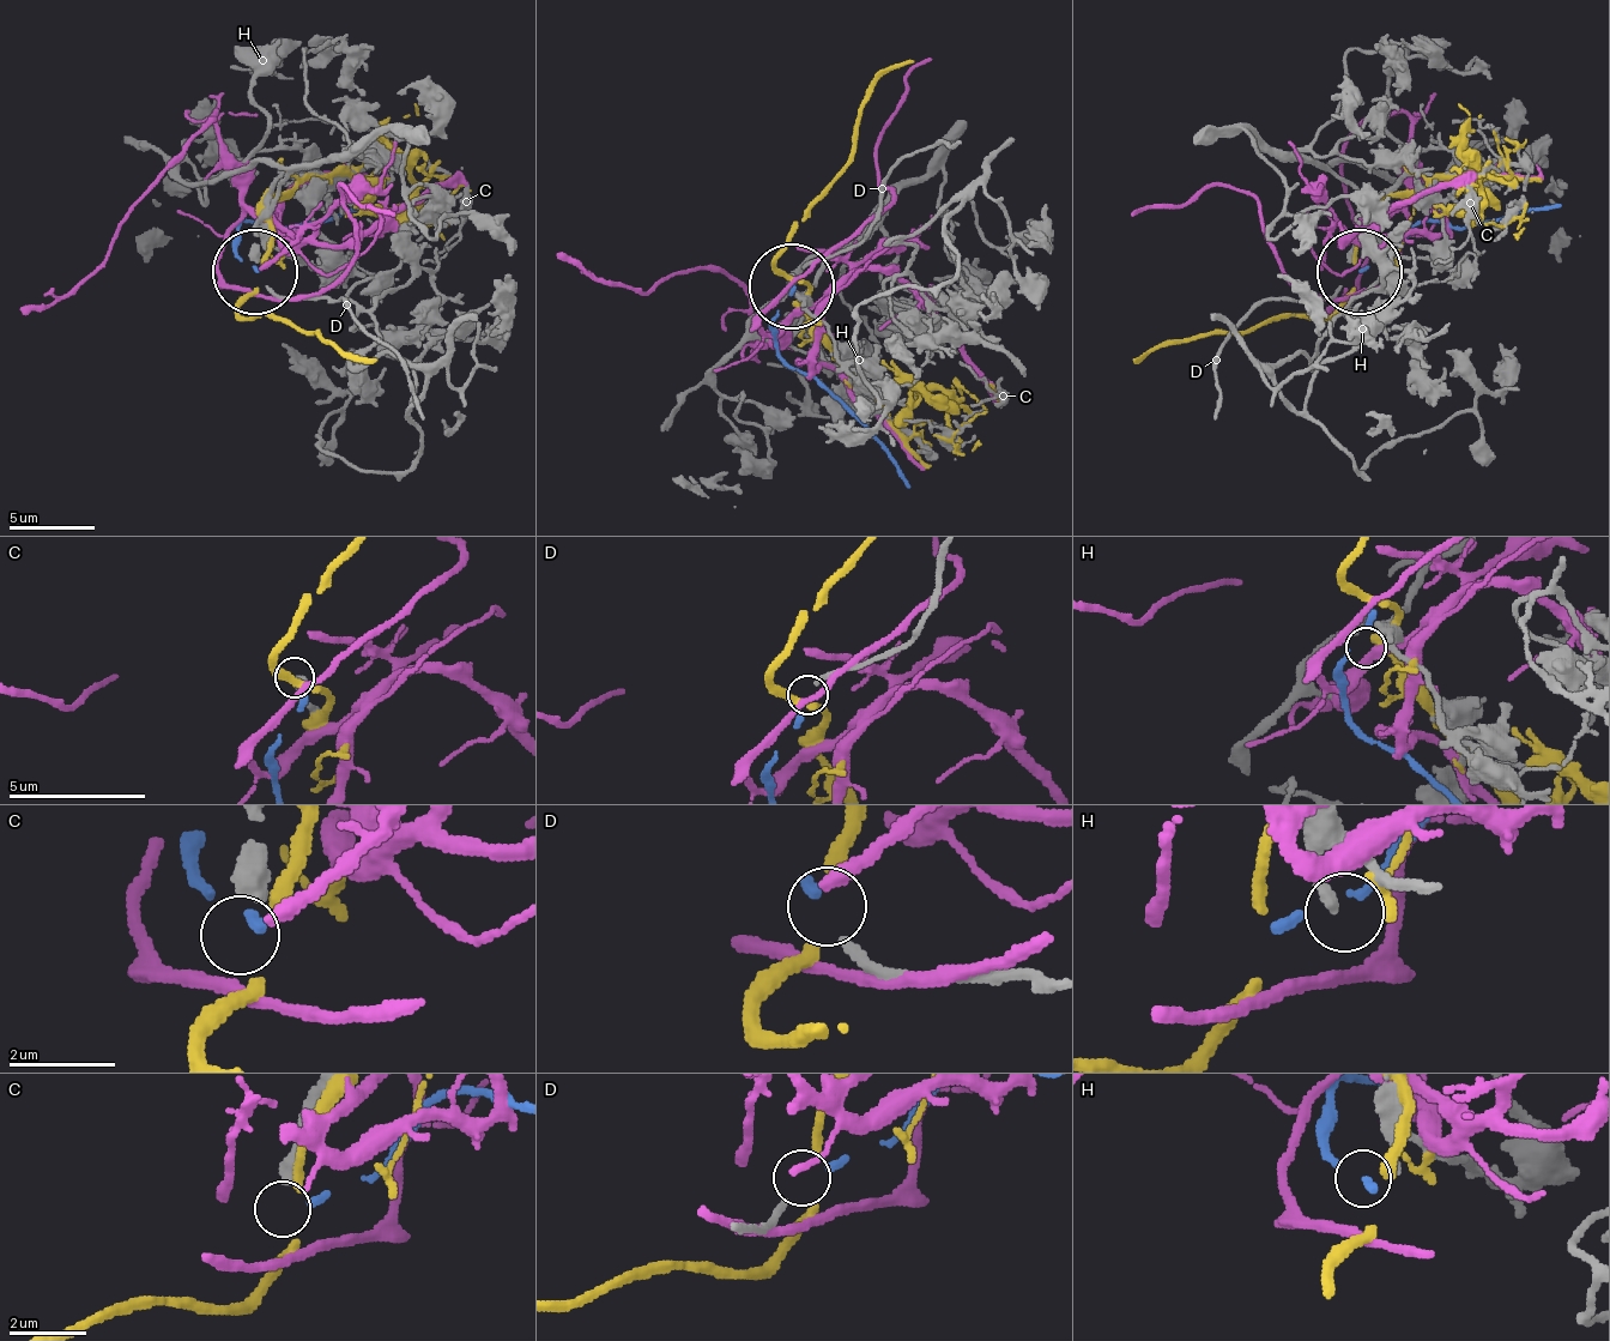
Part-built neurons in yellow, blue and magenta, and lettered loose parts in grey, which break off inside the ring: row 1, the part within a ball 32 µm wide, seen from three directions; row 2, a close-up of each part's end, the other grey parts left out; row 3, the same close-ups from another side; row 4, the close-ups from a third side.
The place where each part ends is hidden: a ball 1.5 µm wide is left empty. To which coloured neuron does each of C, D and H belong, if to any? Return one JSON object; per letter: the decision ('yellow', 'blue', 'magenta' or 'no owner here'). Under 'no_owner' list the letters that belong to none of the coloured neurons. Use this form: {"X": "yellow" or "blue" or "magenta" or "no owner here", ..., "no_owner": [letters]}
{"C": "no owner here", "D": "blue", "H": "no owner here", "no_owner": ["C", "H"]}

